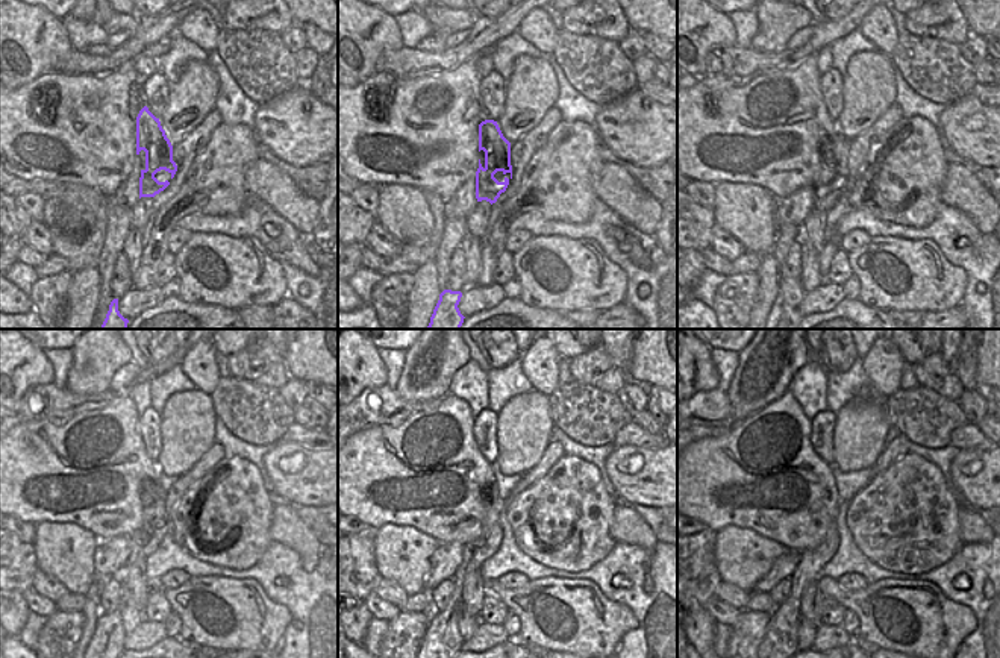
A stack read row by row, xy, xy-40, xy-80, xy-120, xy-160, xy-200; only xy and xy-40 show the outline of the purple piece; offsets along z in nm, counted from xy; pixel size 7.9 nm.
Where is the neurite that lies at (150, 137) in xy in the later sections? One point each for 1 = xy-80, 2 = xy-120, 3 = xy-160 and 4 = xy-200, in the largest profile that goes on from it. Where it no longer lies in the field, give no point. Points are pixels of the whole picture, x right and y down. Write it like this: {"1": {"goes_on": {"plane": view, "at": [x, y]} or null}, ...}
{"1": {"goes_on": {"plane": "xy-80", "at": [831, 184]}}, "2": {"goes_on": {"plane": "xy-120", "at": [147, 537]}}, "3": {"goes_on": {"plane": "xy-160", "at": [443, 637]}}, "4": {"goes_on": {"plane": "xy-200", "at": [781, 636]}}}

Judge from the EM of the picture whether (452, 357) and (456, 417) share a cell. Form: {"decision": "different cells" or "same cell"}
{"decision": "different cells"}

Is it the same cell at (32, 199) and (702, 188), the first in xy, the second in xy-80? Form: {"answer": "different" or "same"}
{"answer": "same"}

